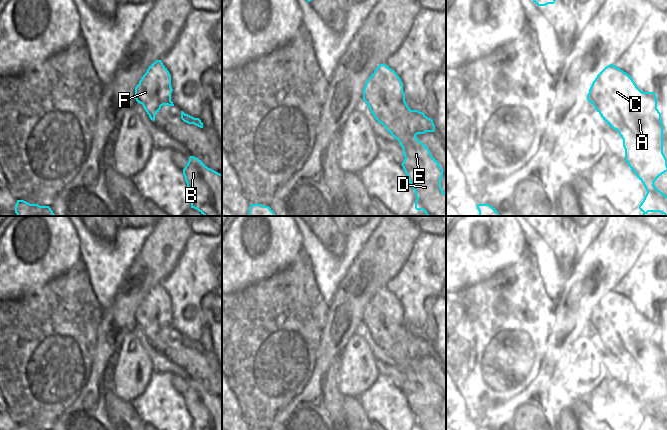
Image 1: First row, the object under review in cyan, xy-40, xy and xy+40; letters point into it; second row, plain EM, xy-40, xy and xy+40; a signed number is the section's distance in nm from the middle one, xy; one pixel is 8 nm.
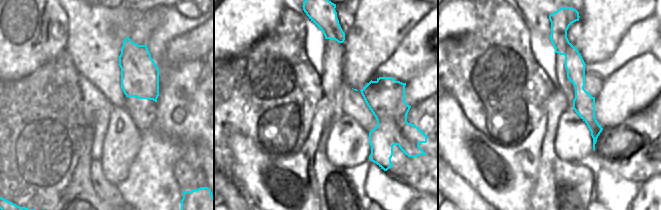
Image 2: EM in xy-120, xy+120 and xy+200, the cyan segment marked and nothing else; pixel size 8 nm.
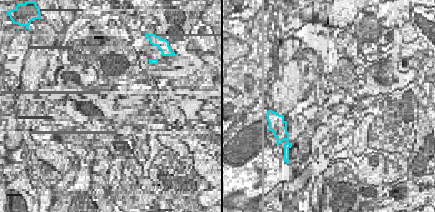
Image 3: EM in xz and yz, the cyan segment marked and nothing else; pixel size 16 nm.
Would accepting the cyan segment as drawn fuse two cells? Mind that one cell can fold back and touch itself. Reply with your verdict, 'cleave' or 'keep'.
cleave

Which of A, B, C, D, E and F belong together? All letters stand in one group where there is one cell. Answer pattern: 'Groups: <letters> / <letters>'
Groups: A B C D E / F

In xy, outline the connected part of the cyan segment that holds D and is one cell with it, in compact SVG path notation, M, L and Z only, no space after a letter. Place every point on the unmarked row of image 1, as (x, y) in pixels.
M411 334L412 338L406 338L397 344L392 352L386 352L391 359L399 365L403 379L405 381L401 388L411 411L415 415L417 421L415 430L446 430L446 417L441 413L441 403L443 401L443 393L437 384L431 379L425 368L420 366L416 359L426 356L434 356L435 349L433 344L428 342L423 336Z

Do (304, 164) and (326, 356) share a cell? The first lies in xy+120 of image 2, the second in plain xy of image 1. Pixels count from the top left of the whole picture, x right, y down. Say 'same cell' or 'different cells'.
same cell

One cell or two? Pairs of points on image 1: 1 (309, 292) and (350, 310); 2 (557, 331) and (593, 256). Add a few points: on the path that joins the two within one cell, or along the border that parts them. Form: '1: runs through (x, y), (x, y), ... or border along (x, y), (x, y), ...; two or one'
1: border along (329, 306), (322, 329); two
2: runs through (571, 312), (581, 290), (581, 280), (584, 275); one

